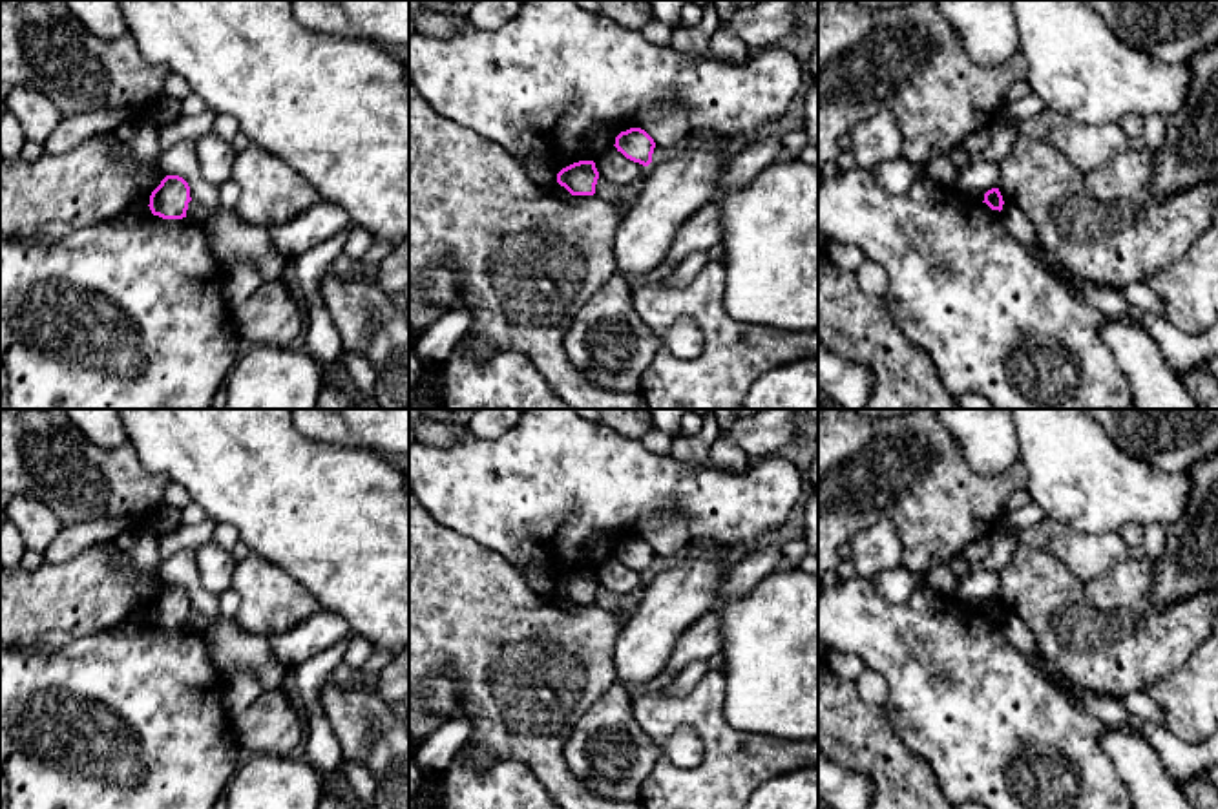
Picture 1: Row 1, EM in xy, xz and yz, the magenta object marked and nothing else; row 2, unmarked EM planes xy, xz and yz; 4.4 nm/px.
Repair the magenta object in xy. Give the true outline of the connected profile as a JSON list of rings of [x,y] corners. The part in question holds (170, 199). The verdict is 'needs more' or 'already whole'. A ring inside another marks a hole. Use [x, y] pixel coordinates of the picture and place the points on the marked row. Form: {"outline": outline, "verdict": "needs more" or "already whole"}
{"outline": [[[166,175],[150,195],[150,210],[163,219],[186,217],[190,197],[188,183],[179,175]]], "verdict": "already whole"}

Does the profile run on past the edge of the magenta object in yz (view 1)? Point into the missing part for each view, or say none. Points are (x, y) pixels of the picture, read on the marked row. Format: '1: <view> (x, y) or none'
1: none

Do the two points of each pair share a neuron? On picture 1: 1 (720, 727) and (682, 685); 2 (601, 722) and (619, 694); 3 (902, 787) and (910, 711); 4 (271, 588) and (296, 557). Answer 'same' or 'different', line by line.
1: different
2: same
3: different
4: different

